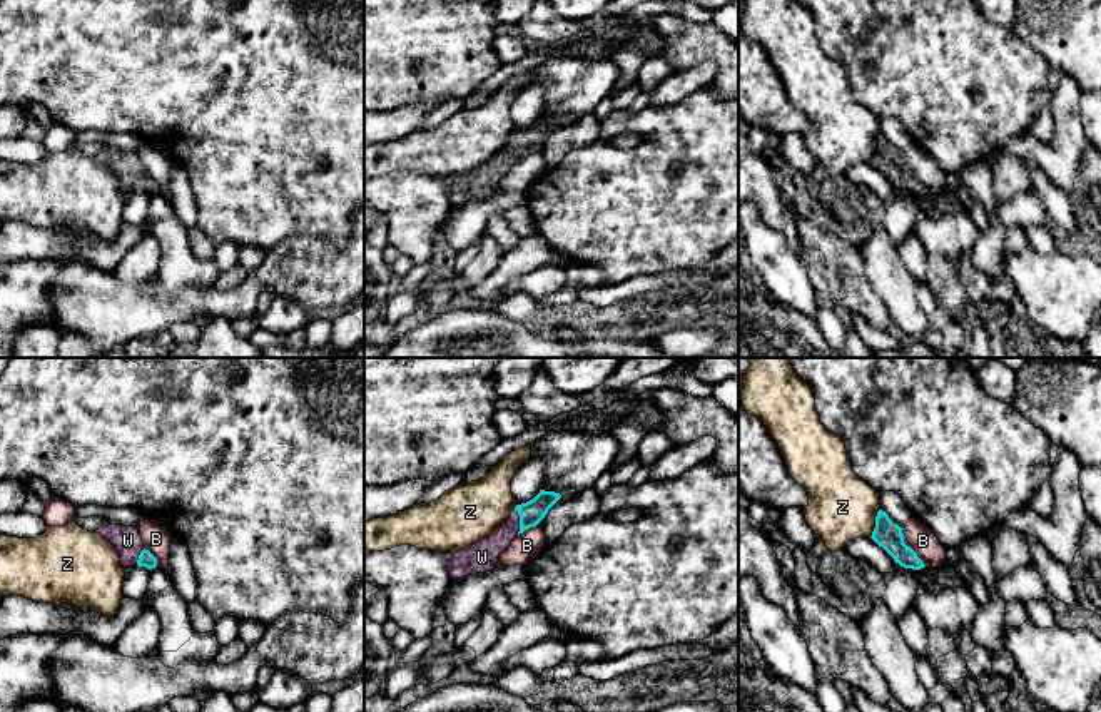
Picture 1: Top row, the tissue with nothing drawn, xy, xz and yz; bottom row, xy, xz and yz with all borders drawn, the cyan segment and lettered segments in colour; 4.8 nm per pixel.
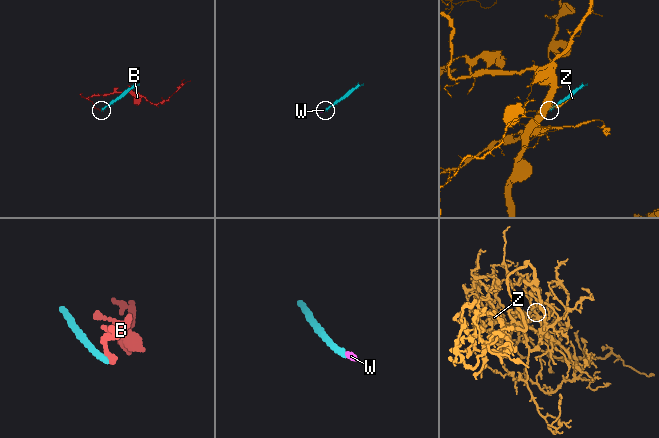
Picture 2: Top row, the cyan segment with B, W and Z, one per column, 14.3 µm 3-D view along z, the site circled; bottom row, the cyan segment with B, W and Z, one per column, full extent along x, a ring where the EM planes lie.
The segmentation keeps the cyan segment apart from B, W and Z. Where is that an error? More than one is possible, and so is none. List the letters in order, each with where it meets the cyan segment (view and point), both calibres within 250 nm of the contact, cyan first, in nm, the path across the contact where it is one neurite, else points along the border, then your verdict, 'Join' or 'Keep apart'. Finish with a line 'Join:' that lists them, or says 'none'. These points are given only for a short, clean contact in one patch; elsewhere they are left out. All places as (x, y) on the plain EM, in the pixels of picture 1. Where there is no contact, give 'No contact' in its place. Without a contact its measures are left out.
B: Touches cyan at xy (154, 183). Thickness 80 nm (cyan) against 140 nm. Boundary: xy (144, 174), (156, 184), (157, 191). Keep apart
W: Touches cyan at xz (520, 147). Thickness 120 nm (cyan) against 150 nm. Path across: xz (532, 137), (520, 147), (482, 183). Join
Z: Touches cyan at yz (876, 149). Thickness 130 nm (cyan) against 320 nm. Keep apart
Join: W

